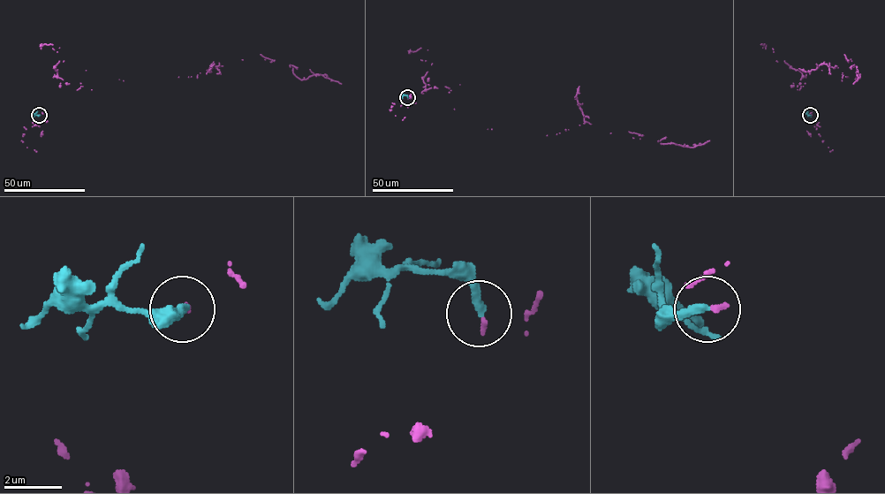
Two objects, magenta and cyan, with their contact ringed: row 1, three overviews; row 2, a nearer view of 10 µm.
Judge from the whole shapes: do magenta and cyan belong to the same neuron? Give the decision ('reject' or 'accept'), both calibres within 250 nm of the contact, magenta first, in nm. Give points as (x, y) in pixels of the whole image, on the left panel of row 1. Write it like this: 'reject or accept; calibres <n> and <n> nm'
accept; calibres 140 and 300 nm

